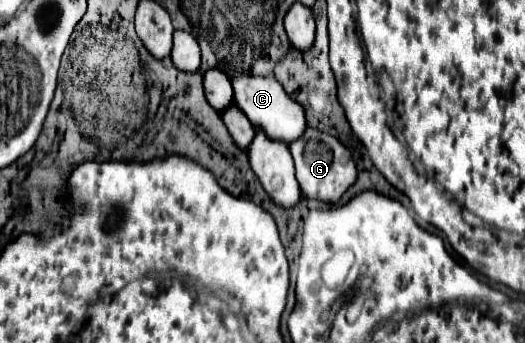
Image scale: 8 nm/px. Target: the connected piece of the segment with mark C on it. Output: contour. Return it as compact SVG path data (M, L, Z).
M239 76L233 78L233 90L235 90L235 104L245 112L245 116L251 120L255 128L263 128L271 140L283 140L289 144L291 140L297 140L307 130L307 118L305 108L293 100L283 86L273 76Z

